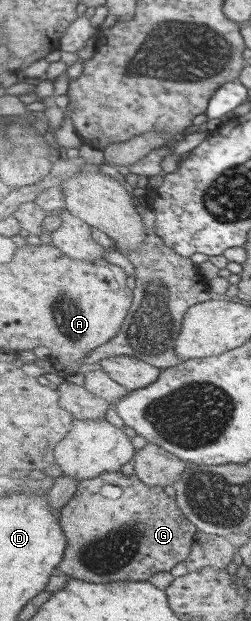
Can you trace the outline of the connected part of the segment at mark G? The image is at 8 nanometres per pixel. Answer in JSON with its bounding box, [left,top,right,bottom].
[61,471,198,581]

